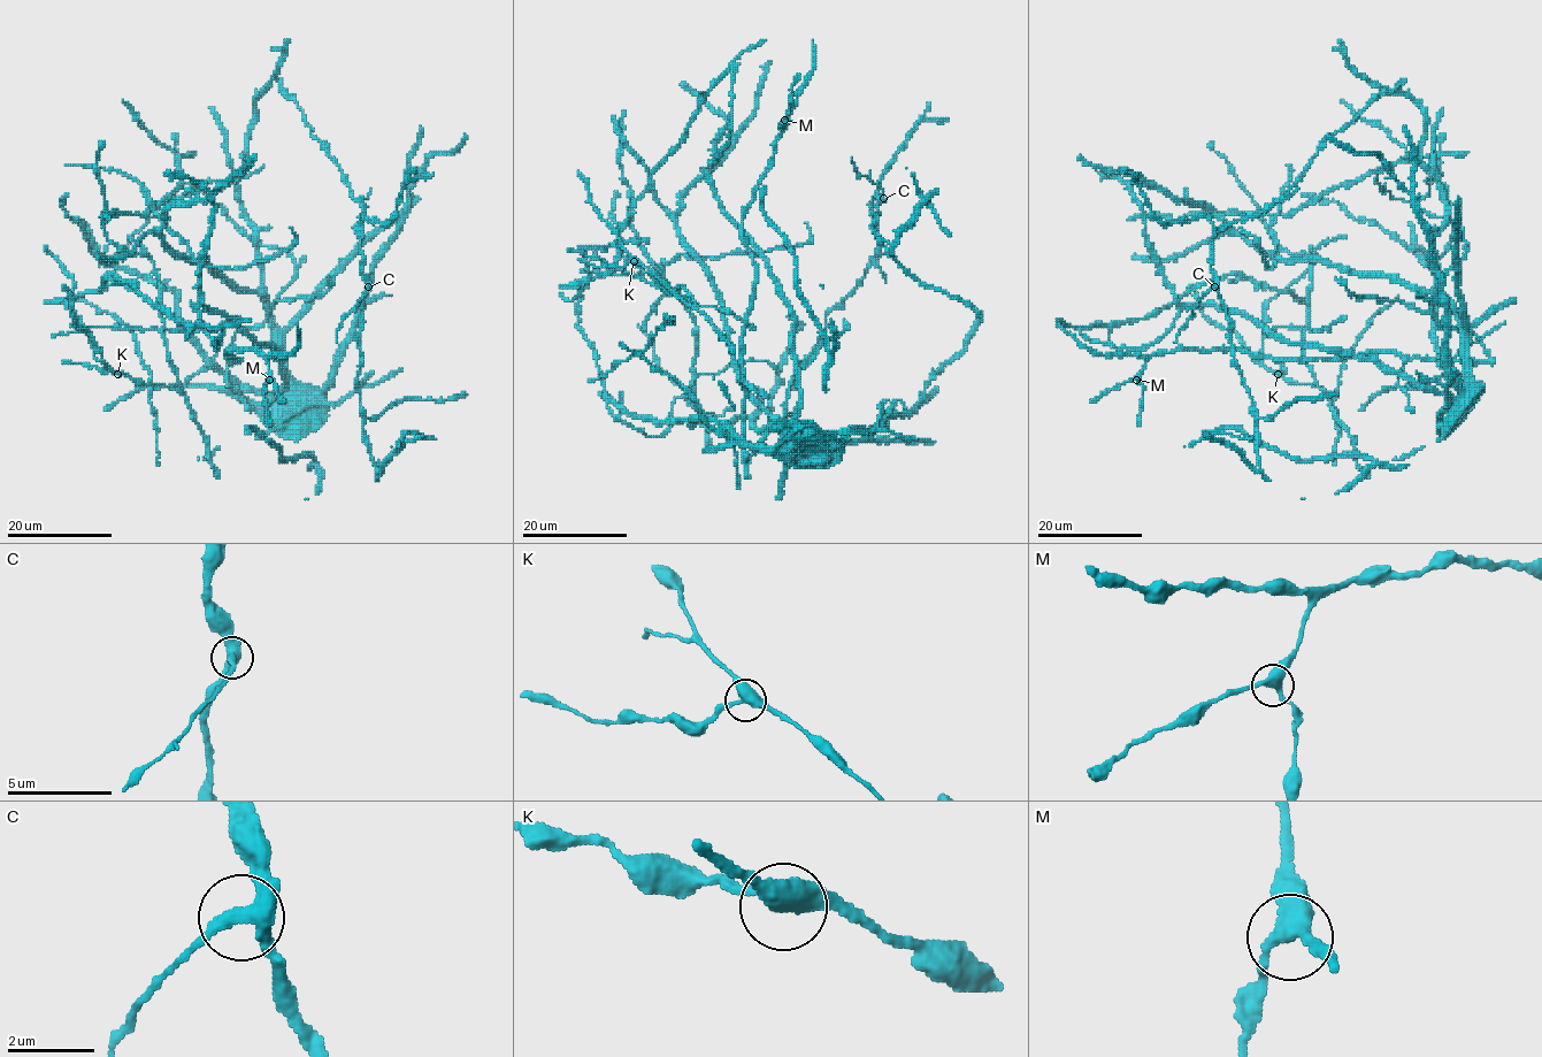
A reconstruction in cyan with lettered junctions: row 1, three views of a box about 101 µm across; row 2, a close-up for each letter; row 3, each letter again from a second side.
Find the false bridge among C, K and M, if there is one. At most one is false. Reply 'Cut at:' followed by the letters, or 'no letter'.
Cut at: C

